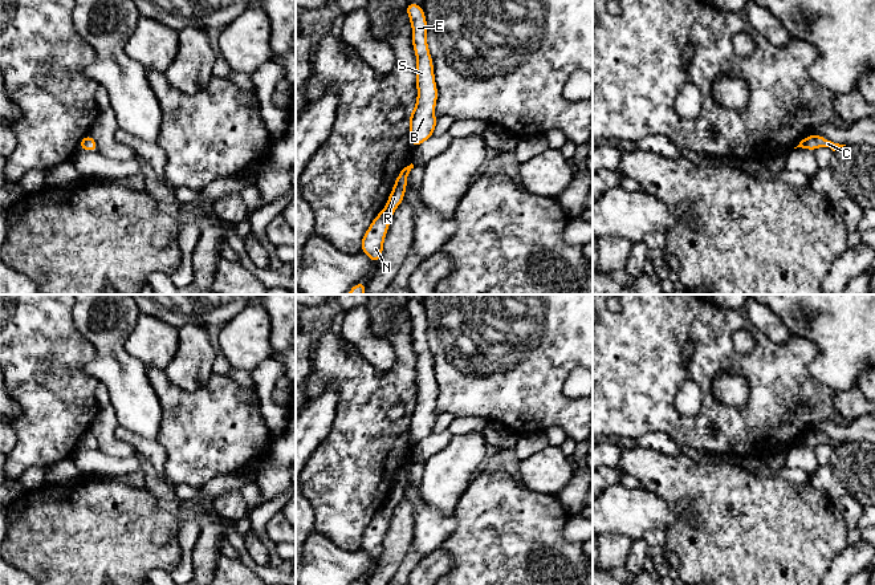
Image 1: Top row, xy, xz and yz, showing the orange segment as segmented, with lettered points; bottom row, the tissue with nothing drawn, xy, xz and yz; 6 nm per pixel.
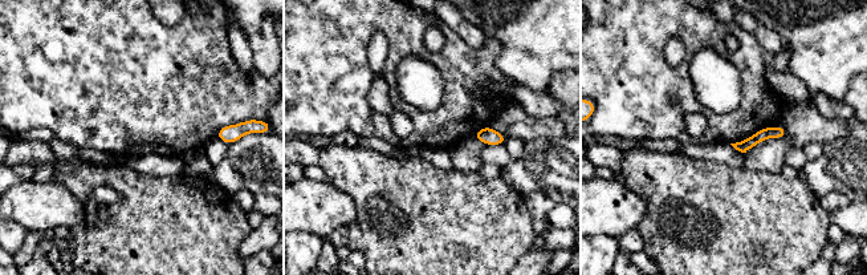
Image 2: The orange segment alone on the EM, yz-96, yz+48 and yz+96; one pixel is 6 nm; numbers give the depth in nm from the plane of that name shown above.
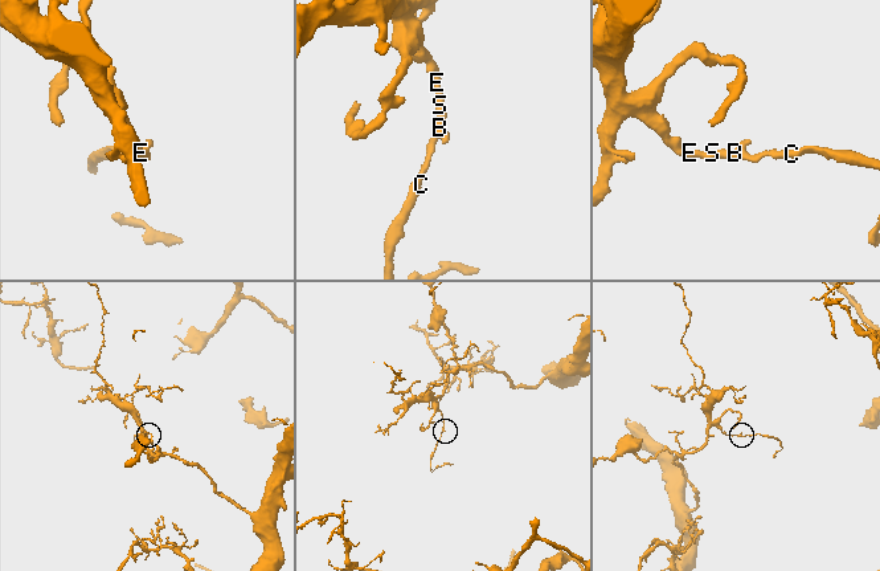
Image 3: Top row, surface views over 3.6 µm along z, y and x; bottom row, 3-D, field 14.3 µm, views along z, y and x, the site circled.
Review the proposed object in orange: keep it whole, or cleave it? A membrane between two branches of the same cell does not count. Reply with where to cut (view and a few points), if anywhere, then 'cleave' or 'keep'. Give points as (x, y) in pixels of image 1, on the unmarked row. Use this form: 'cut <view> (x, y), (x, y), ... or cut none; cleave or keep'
cut none; keep

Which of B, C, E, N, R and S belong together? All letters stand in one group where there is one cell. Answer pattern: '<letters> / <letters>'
B C E N R S

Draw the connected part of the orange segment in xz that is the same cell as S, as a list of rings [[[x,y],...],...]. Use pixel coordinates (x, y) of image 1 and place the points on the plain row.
[[[407,300],[406,309],[412,324],[412,342],[416,352],[416,403],[410,411],[410,438],[416,446],[422,439],[434,432],[436,414],[434,413],[438,398],[438,385],[434,374],[432,354],[428,348],[426,332],[427,317],[424,306],[416,300]]]

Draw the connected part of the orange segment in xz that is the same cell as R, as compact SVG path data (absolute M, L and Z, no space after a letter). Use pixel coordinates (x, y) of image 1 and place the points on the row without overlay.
M411 460L398 471L383 508L375 513L362 535L361 548L370 554L371 560L378 560L380 557L383 551L383 537L388 527L388 521L395 505L403 500L404 488L407 486L407 474L412 466L414 462Z

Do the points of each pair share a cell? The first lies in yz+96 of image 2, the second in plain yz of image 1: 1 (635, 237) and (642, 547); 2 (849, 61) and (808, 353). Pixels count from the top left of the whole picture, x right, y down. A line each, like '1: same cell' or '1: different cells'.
1: different cells
2: different cells

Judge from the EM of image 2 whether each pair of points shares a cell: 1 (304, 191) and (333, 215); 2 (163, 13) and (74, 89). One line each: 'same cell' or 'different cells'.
1: same cell
2: different cells

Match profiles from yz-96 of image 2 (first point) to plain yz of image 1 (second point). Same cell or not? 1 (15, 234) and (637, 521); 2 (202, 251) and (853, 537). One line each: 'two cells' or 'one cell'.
1: two cells
2: two cells

